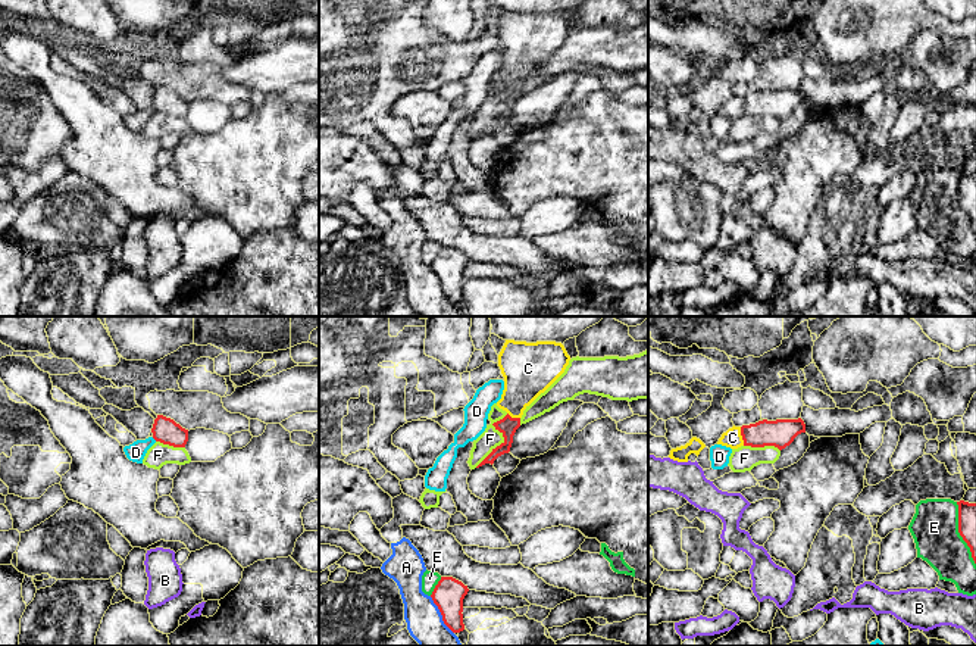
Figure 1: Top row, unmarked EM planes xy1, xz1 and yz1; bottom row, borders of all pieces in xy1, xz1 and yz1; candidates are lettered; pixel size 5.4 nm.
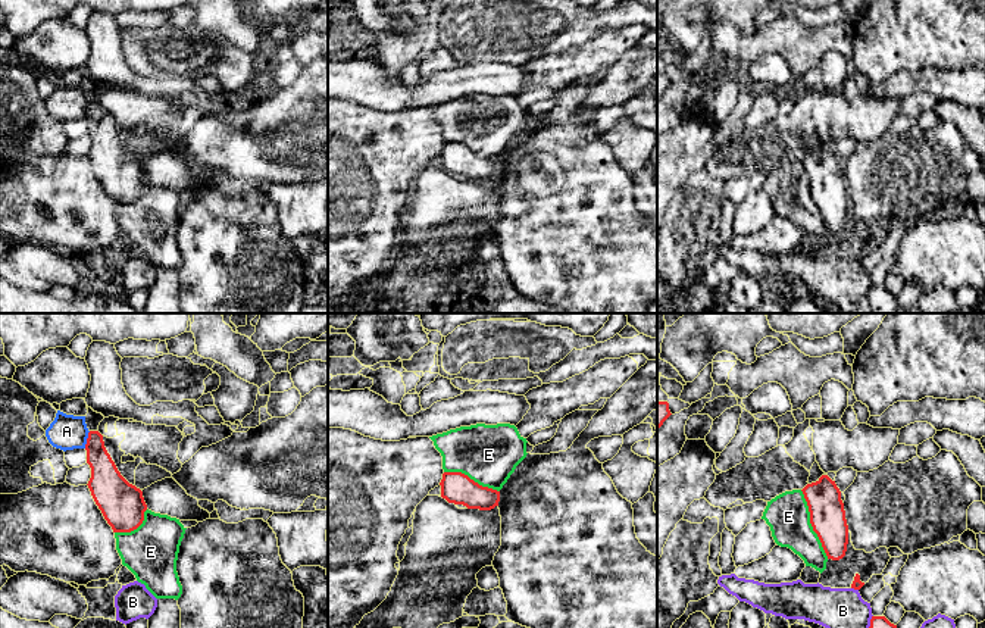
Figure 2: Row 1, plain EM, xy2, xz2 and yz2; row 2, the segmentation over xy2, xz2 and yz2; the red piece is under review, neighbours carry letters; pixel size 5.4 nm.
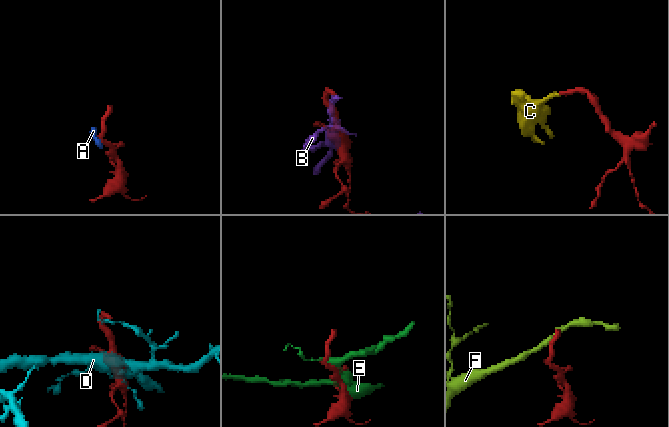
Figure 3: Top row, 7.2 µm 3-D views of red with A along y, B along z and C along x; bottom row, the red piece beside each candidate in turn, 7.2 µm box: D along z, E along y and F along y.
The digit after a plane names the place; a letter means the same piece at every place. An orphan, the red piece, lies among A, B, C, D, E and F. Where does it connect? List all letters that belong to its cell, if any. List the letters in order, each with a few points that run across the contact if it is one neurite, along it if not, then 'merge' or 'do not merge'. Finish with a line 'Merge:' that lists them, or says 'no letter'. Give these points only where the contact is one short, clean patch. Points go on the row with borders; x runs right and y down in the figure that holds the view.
A: line xz1 (429, 596), (443, 623), (453, 633); do not merge
B: do not merge
C: line yz1 (781, 433), (741, 434), (732, 437); merge
D: do not merge
E: do not merge
F: line xz1 (507, 414), (493, 424), (503, 440), (475, 467); do not merge
Merge: C

